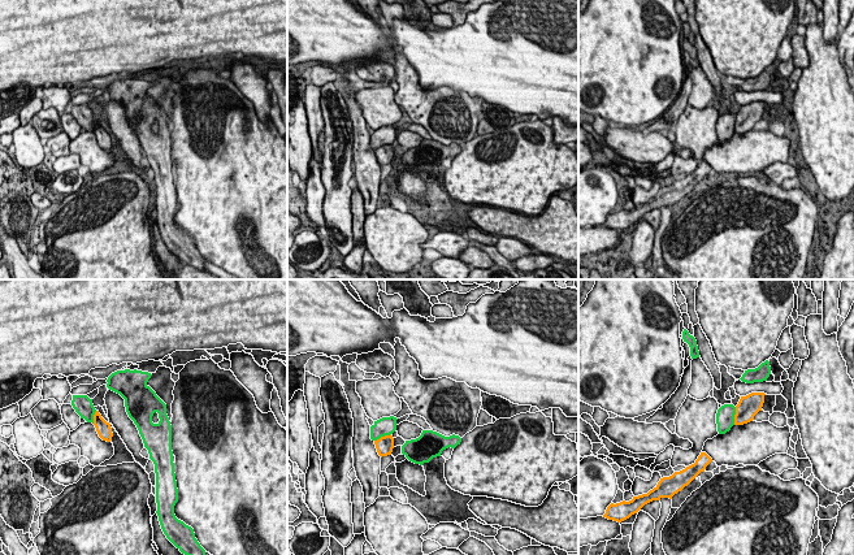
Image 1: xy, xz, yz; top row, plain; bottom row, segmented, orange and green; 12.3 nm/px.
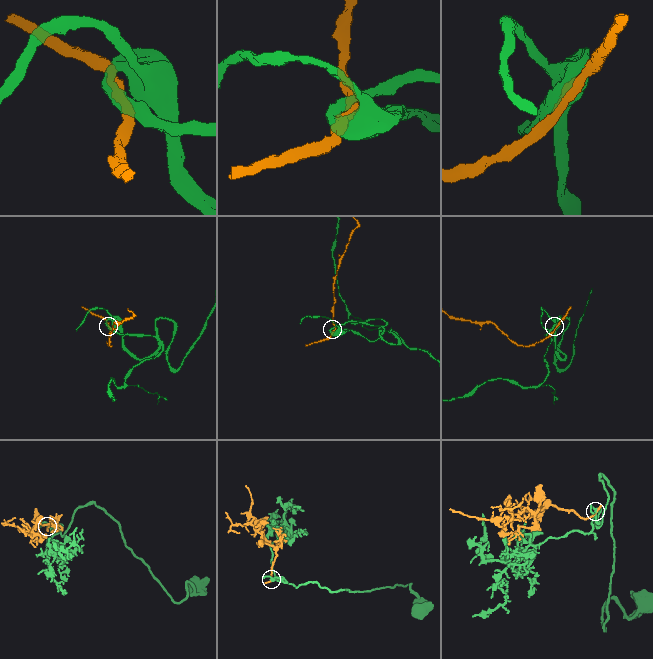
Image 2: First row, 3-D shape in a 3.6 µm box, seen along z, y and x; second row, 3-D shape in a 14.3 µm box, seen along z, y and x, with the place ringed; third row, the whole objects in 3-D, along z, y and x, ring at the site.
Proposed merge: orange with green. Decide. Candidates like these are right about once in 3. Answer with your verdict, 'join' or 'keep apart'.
join

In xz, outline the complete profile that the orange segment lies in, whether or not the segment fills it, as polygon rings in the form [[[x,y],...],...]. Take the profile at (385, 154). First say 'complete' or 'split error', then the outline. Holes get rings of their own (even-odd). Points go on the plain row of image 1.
split error; [[[382,126],[370,135],[370,148],[374,151],[378,164],[391,164],[394,157],[393,142],[396,139],[396,126]]]

